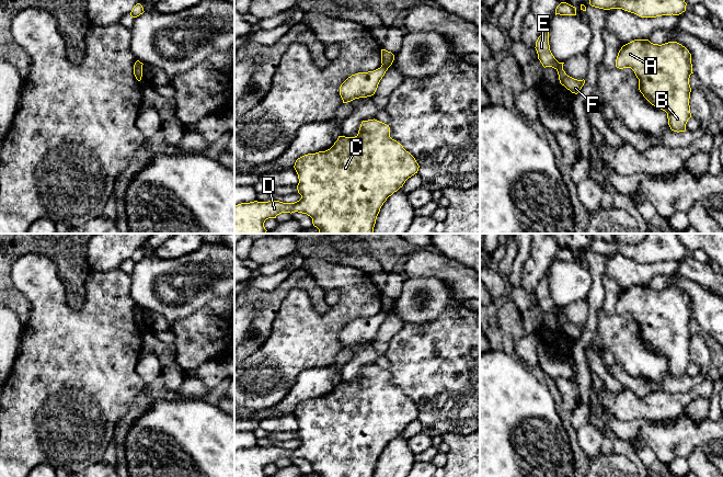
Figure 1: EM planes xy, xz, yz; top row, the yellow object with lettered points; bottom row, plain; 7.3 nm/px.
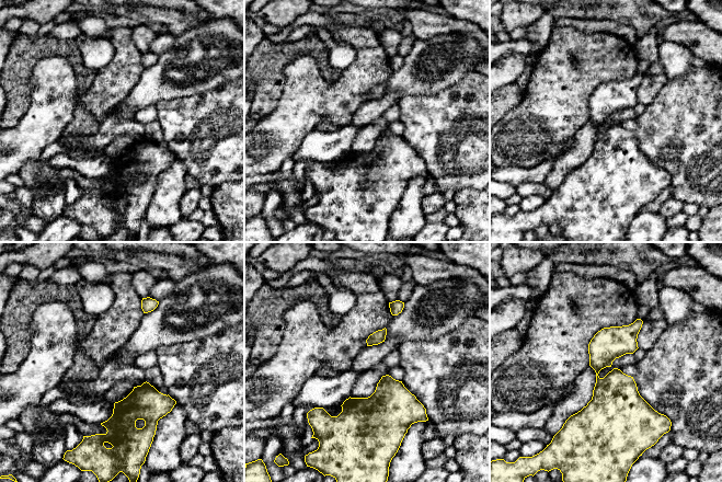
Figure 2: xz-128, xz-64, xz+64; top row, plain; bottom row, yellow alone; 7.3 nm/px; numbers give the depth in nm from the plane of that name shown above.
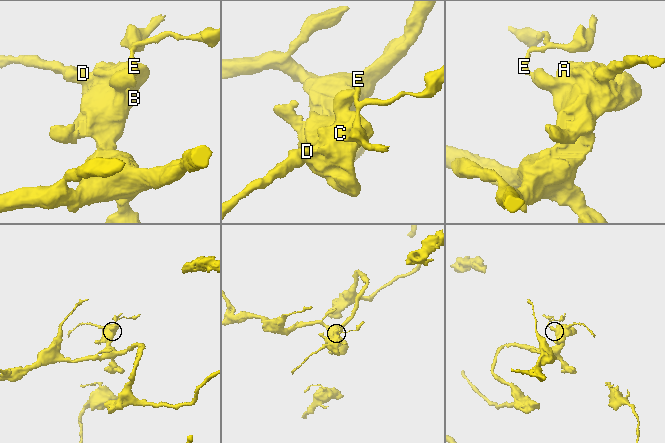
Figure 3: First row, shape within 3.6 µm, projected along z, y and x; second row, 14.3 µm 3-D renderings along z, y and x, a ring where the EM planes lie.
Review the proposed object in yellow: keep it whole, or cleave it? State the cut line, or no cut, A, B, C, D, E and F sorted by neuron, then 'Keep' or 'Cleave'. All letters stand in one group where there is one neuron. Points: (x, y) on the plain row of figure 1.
Split along yz (559, 308), (555, 314). Groups: A B C D F / E. Cleave

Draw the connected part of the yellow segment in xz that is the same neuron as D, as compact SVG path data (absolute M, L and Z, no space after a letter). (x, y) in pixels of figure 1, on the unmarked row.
M374 364L363 366L355 383L338 382L330 395L298 404L294 413L298 420L297 435L301 444L295 448L254 446L238 450L234 452L234 477L267 477L264 473L266 465L276 464L282 458L295 457L310 462L319 477L374 477L383 448L402 433L409 423L417 419L420 411L400 388L390 383L389 371Z

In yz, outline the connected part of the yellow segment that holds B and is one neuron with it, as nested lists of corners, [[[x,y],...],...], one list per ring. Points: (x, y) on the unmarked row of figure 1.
[[[634,285],[621,293],[616,305],[619,315],[631,314],[639,325],[639,336],[654,352],[667,359],[674,377],[685,377],[691,363],[689,323],[691,299],[677,287],[662,291]]]

